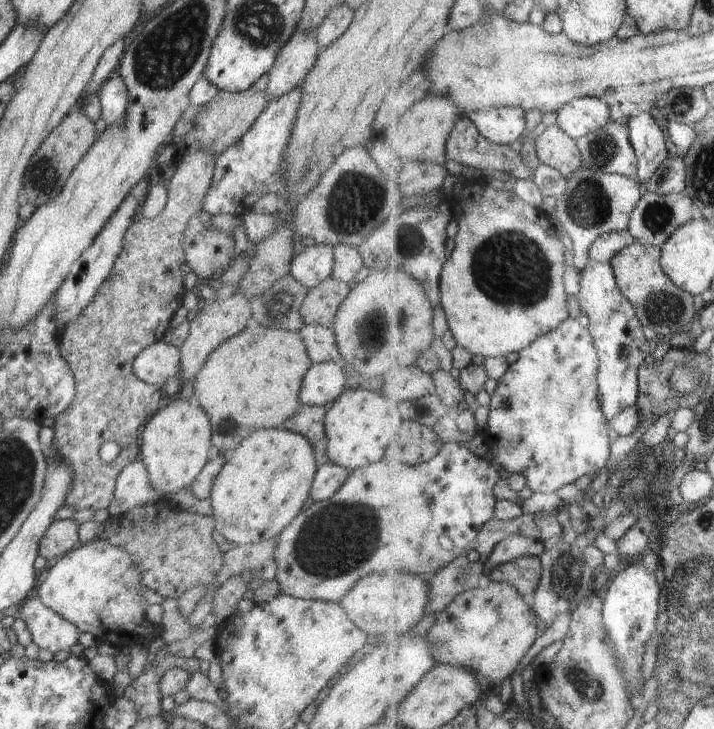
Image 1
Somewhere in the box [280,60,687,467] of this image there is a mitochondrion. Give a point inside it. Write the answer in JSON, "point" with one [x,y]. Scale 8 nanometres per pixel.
{"point":[511,268]}

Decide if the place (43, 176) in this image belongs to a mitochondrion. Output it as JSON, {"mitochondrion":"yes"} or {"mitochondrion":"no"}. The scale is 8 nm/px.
{"mitochondrion":"yes"}

